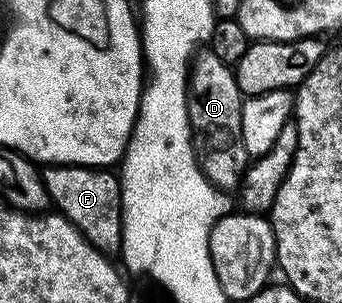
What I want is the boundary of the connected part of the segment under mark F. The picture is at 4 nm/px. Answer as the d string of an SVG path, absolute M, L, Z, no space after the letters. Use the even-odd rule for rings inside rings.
M59 164L41 169L51 205L82 231L93 248L114 254L122 246L122 185L113 171L87 168L81 164ZM58 207L58 208L57 208Z

